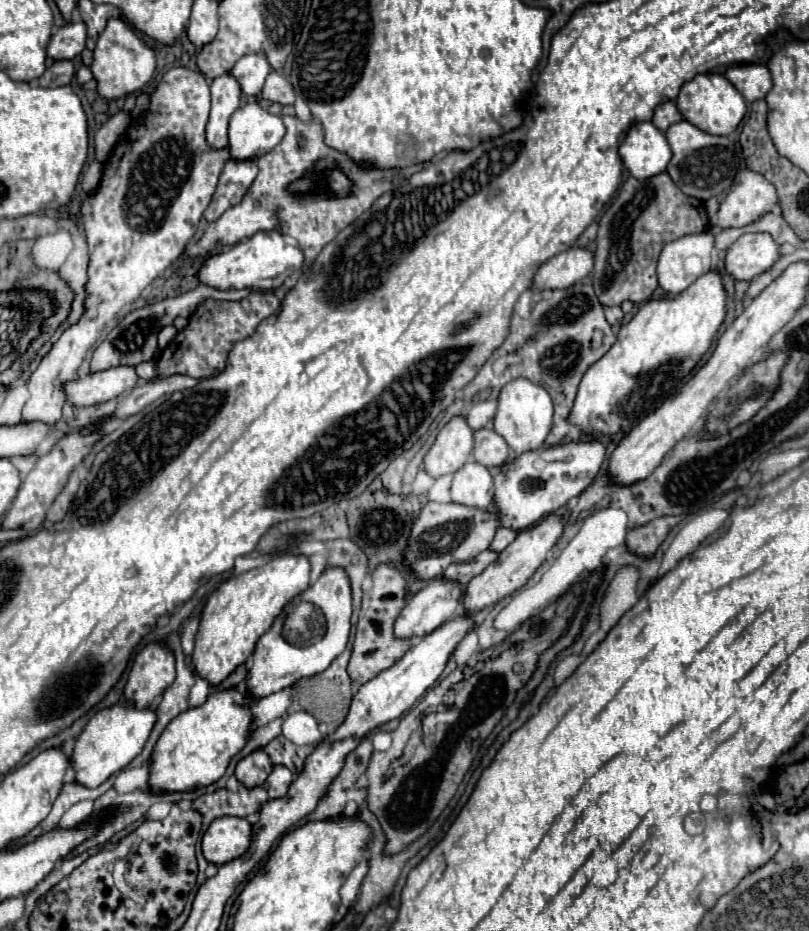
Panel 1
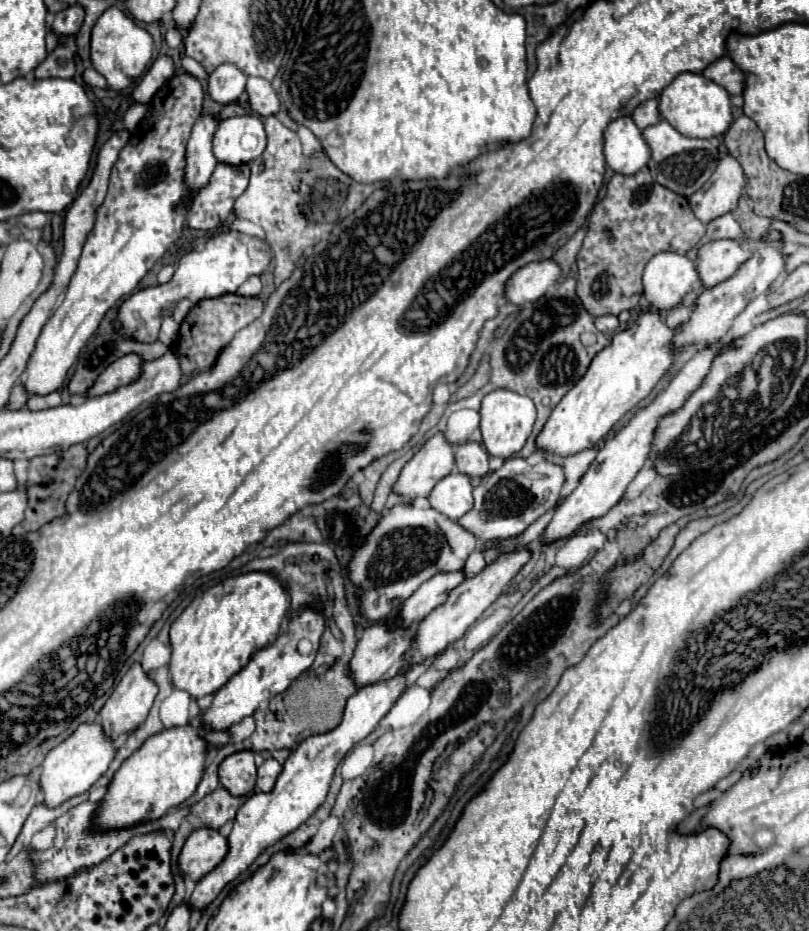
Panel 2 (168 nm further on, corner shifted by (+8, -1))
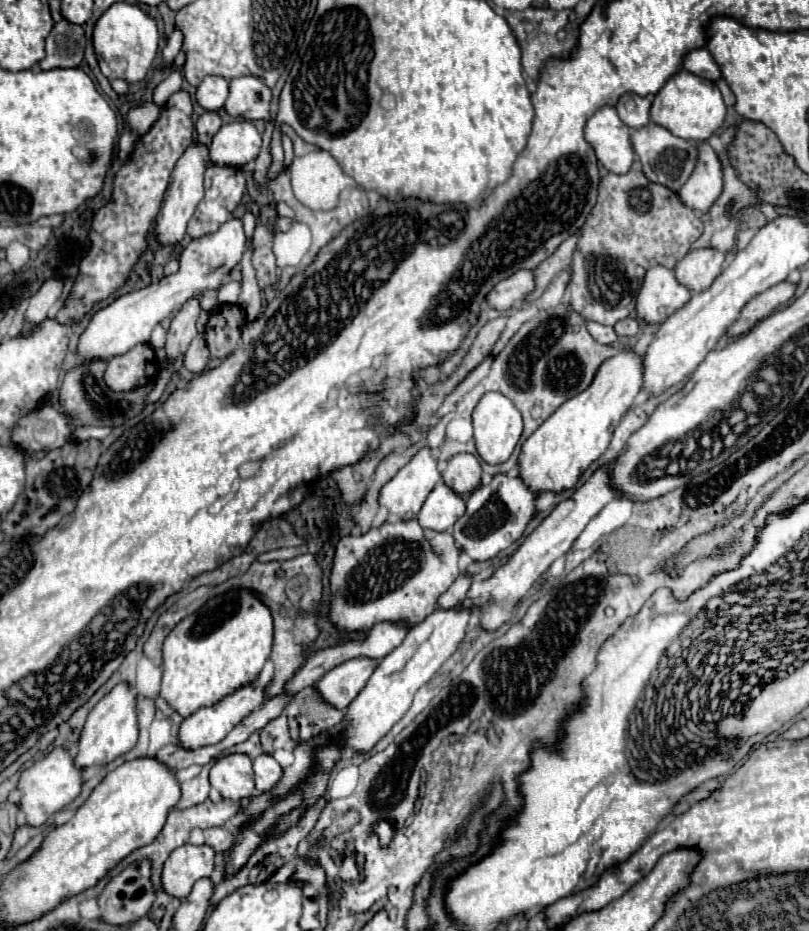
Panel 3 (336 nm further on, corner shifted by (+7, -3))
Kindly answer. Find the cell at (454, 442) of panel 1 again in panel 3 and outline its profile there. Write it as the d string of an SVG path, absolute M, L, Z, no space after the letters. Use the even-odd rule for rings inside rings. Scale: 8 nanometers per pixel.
M421 448L411 462L381 488L379 504L387 506L391 514L399 514L403 520L415 518L437 482L441 482L439 462L431 448Z

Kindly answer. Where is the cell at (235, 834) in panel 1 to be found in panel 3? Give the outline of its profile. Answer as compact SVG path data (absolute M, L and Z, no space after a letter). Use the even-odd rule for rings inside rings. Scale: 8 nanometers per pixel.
M183 844L175 848L163 866L163 888L185 898L199 878L209 878L215 866L215 850L207 844Z

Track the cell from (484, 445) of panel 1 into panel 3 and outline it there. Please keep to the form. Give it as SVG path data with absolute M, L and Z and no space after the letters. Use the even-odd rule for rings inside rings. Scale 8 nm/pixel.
M457 454L443 470L443 482L459 494L473 492L481 484L481 464L473 454Z

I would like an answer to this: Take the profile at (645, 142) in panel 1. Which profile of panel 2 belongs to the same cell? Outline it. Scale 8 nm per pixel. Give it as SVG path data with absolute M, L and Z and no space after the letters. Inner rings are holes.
M628 116L614 118L604 130L606 164L618 174L636 174L650 160L650 148L642 132Z

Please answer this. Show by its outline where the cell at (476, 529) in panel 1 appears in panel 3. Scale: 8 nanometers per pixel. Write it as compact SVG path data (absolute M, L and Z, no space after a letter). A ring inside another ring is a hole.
M415 518L385 522L383 526L371 528L365 534L341 538L335 550L333 570L329 578L331 594L333 594L331 618L335 626L345 630L369 632L373 624L383 620L403 620L403 622L409 622L411 626L421 622L425 616L429 616L435 610L437 598L459 576L459 566L457 566L459 556L461 556L461 548L457 548L457 542L449 532L427 530Z

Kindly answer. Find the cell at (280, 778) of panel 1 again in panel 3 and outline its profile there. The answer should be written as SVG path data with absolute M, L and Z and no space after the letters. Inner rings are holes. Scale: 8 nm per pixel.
M271 754L257 756L253 760L253 770L255 770L255 786L257 786L257 790L263 790L263 792L273 790L283 776L281 766L277 764L277 760Z

